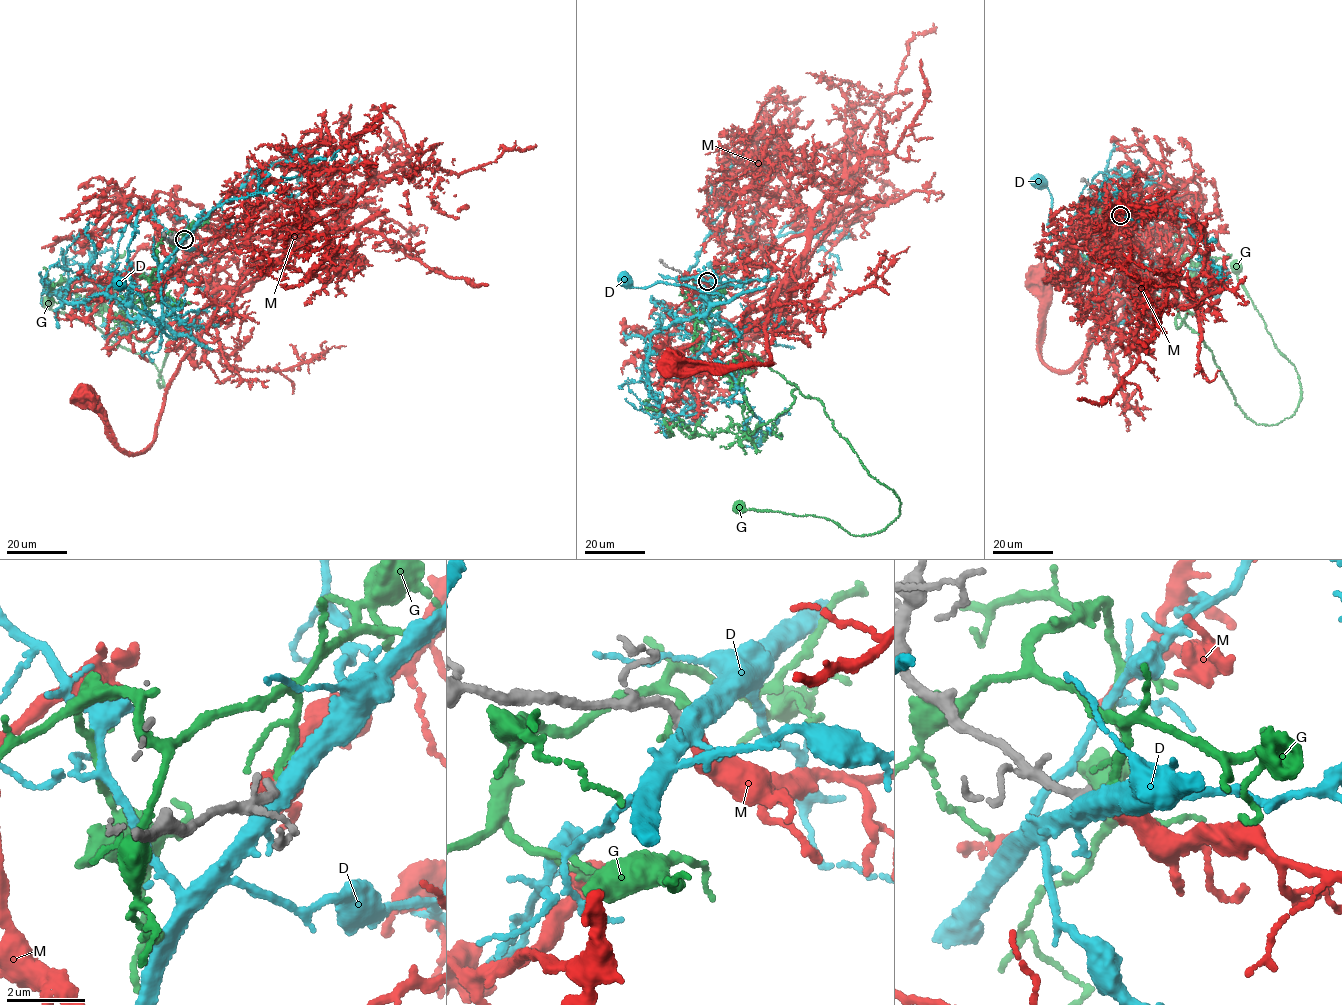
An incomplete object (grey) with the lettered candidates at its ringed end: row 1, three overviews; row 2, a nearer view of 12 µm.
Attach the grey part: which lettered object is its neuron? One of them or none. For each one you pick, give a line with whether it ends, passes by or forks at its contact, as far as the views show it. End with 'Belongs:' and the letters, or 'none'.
M: it ends
Belongs: M

